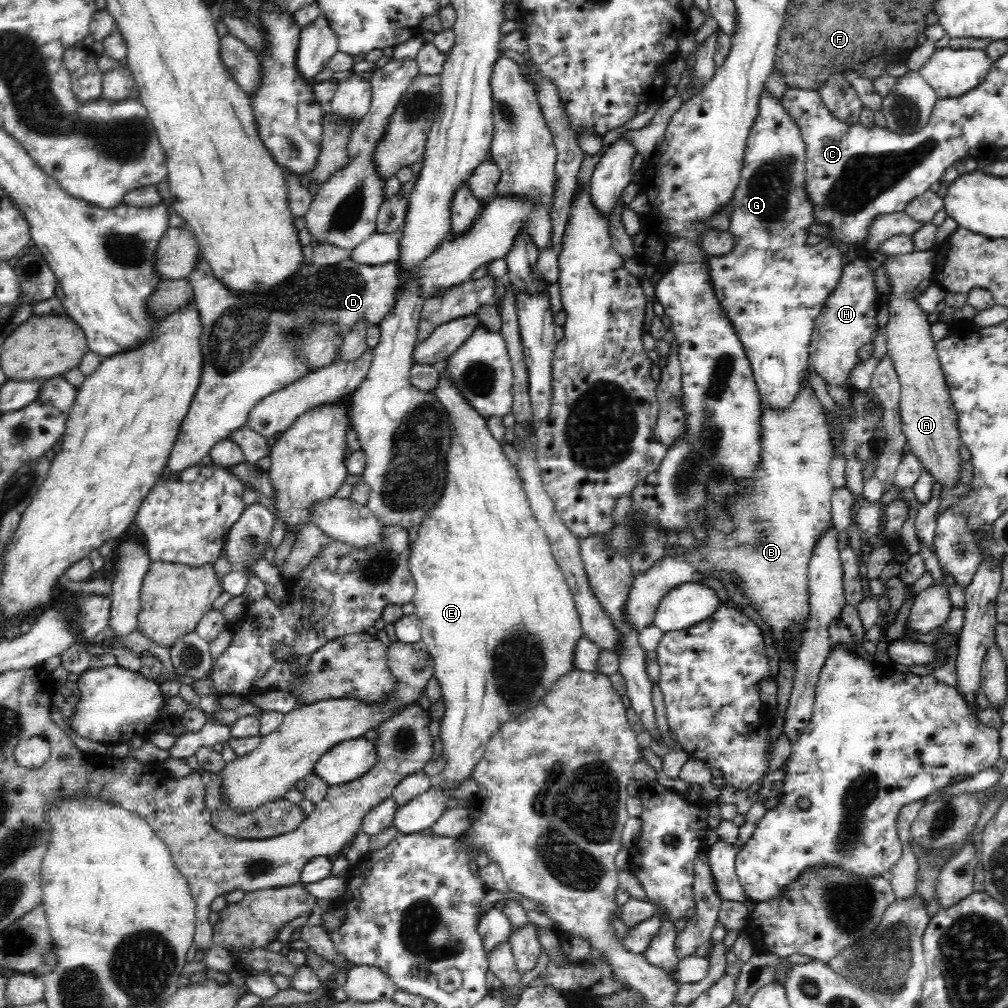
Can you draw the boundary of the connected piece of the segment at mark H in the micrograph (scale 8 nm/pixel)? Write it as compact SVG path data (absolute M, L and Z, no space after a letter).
M858 256L855 261L850 262L842 269L840 283L836 290L830 294L825 307L814 323L814 330L810 338L811 370L817 372L823 378L825 384L834 386L845 385L846 390L853 394L856 389L849 386L849 378L852 369L861 360L857 355L858 349L871 340L873 332L879 326L876 314L880 306L878 291L874 283L874 272L868 269L866 256Z

